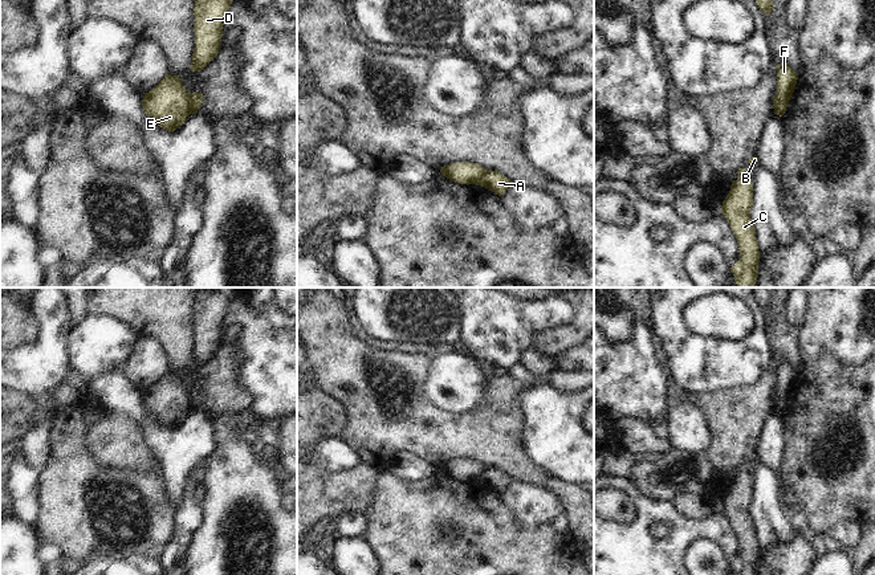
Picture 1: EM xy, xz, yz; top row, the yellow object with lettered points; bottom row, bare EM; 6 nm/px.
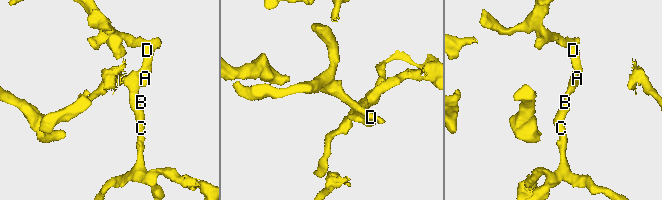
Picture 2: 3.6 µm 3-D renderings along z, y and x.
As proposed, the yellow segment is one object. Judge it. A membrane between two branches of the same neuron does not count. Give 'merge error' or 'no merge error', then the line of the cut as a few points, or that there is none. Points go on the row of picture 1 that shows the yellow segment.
merge error; cut in xy along (187, 93), (187, 109), (190, 113)

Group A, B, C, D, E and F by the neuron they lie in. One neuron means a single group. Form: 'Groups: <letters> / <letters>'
Groups: A D F / B C E.

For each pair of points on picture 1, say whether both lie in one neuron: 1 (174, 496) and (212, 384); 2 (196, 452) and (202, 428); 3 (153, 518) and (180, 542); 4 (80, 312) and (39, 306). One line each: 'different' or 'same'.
1: different
2: same
3: different
4: different

